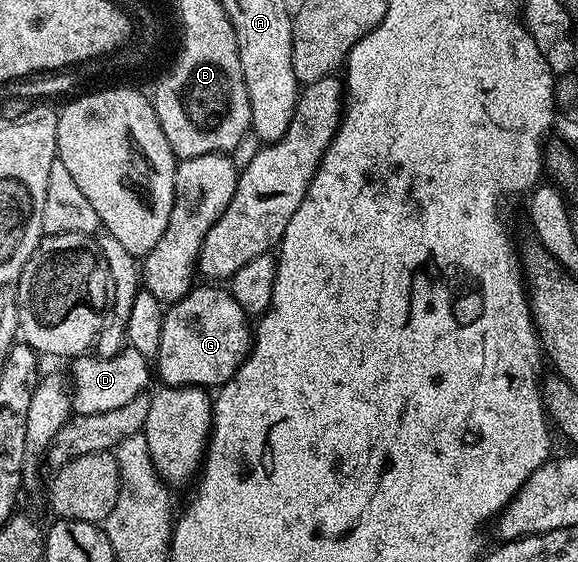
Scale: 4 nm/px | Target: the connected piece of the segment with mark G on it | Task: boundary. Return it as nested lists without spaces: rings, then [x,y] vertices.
[[[194,286],[182,299],[167,305],[162,322],[162,342],[158,342],[154,361],[154,372],[160,375],[161,385],[219,389],[248,356],[254,335],[248,313],[238,306],[231,291],[224,289],[223,292],[220,286],[208,287],[212,288]]]

